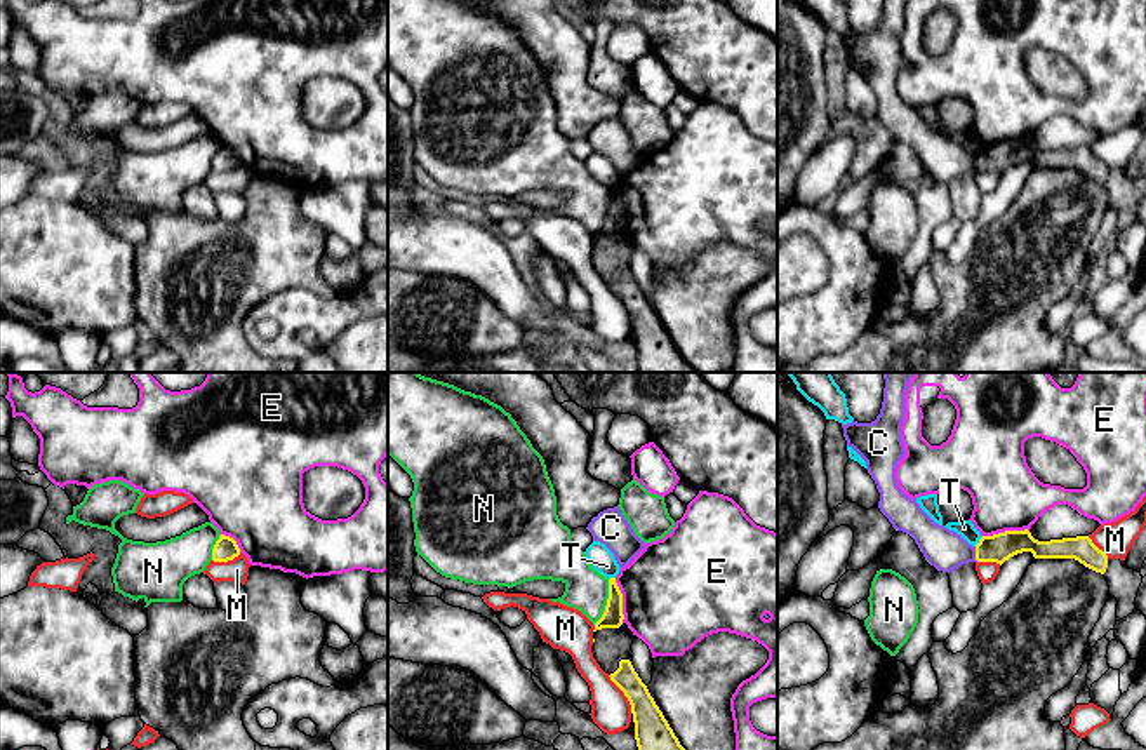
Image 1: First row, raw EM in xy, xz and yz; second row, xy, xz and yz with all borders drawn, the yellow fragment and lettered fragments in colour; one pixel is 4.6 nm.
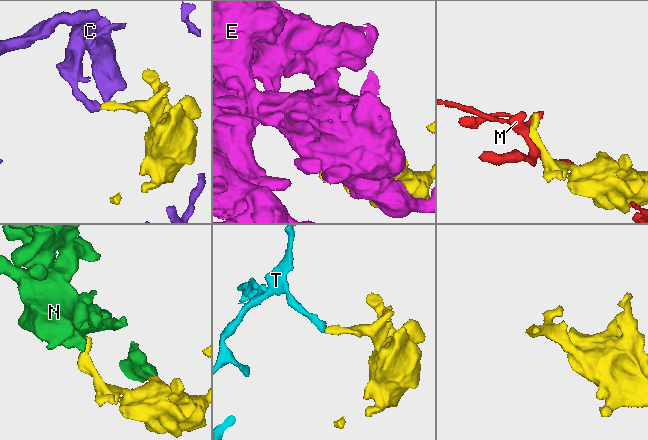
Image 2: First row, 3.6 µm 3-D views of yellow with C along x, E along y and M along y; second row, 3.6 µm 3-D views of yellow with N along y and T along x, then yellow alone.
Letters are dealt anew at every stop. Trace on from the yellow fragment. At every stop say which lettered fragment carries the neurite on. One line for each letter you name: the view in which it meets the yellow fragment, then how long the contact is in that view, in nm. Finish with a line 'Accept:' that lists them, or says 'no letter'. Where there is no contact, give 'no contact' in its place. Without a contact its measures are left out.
Accept: no letter

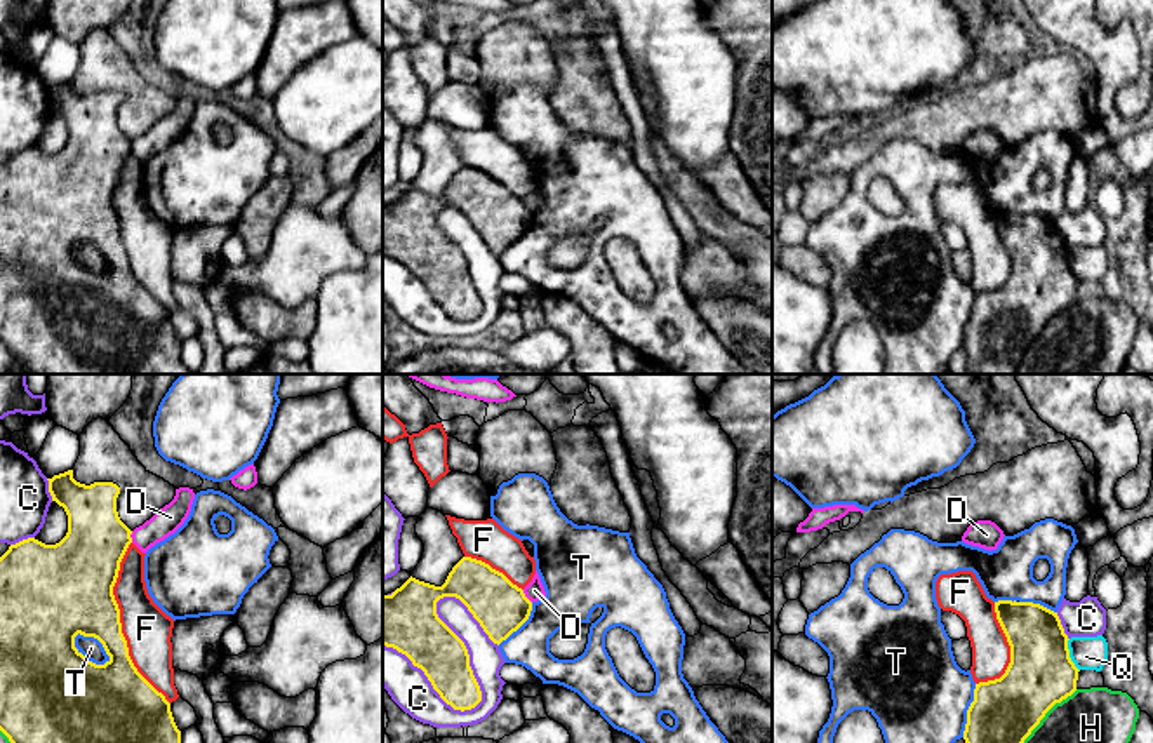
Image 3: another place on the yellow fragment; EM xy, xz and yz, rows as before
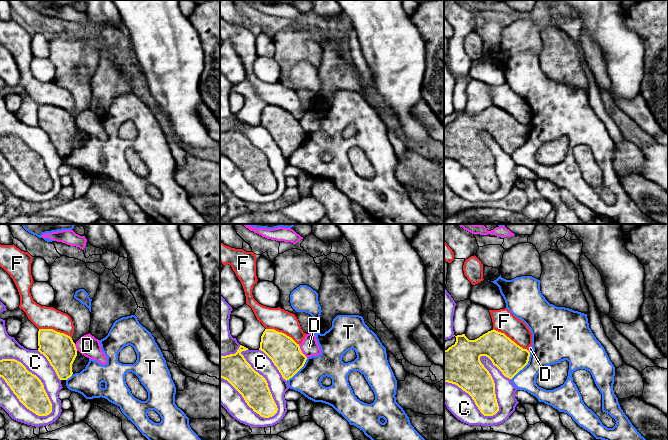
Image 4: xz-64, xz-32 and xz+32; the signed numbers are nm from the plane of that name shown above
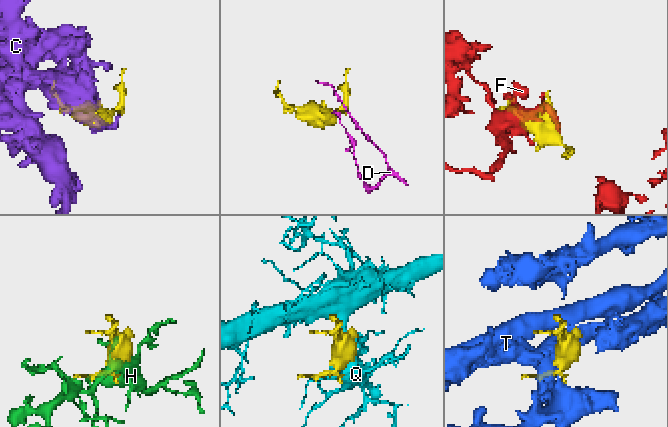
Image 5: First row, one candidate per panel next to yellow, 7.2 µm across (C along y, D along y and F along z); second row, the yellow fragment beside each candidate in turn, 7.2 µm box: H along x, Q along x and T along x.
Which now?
Accept: no letter

